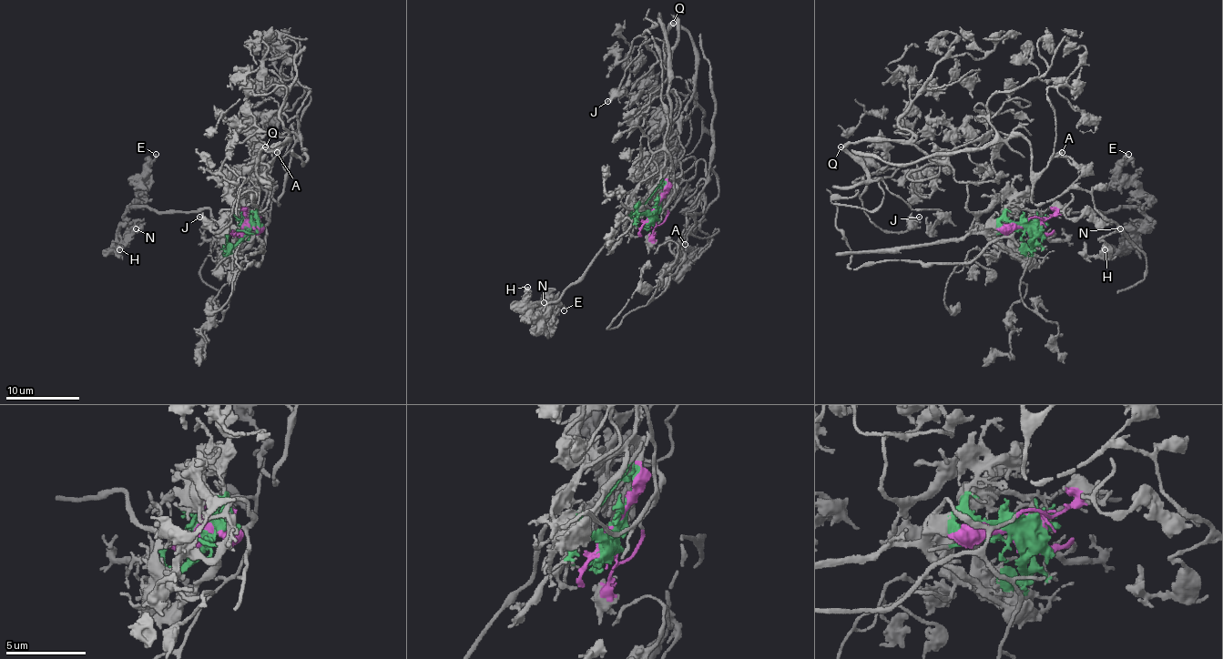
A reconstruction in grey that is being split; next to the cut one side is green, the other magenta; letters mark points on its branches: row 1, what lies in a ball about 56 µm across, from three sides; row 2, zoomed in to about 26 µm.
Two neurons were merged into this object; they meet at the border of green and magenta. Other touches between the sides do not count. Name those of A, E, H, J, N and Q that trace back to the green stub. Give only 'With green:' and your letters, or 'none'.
With green: E, H, N

